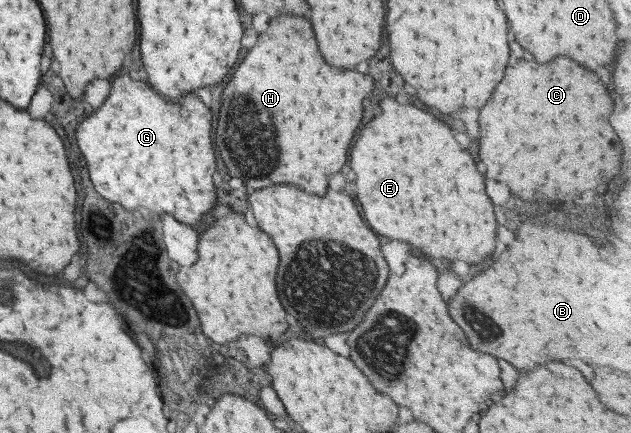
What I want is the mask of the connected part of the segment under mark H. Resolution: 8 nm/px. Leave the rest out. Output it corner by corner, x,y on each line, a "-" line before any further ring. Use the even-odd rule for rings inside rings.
279,16
271,20
269,30
261,34
223,90
215,138
217,153
223,156
232,178
243,180
255,190
273,184
292,184
310,194
323,196
327,192
329,176
339,172
347,162
349,144
363,118
363,100
371,90
371,76
355,70
337,70
323,60
309,20

